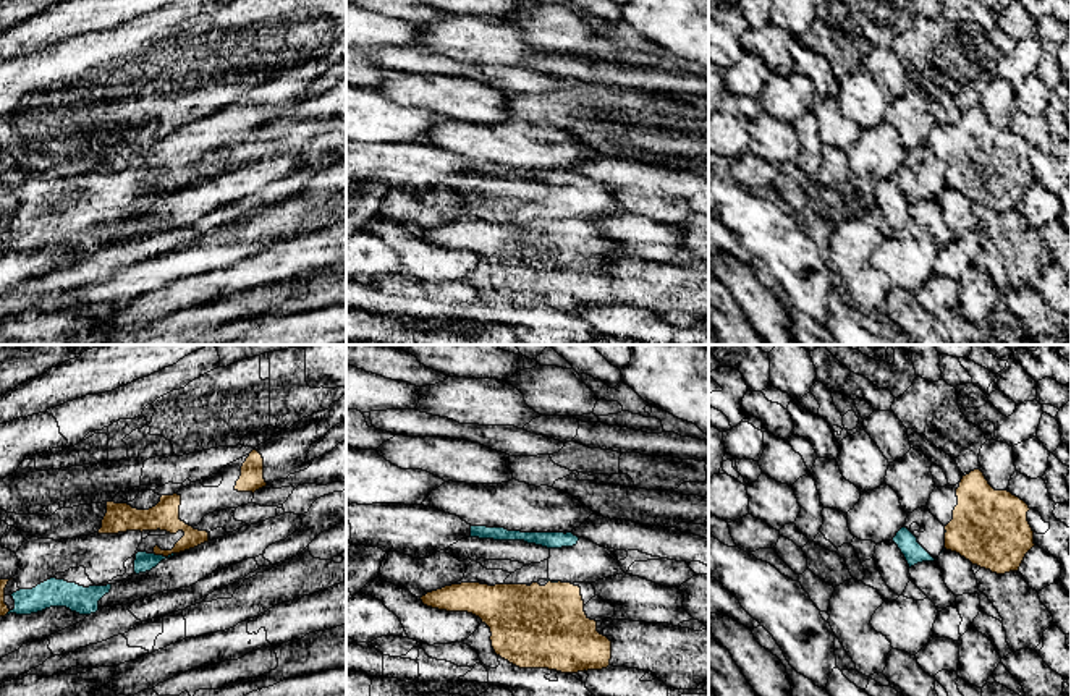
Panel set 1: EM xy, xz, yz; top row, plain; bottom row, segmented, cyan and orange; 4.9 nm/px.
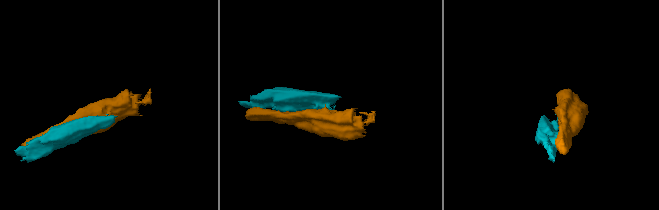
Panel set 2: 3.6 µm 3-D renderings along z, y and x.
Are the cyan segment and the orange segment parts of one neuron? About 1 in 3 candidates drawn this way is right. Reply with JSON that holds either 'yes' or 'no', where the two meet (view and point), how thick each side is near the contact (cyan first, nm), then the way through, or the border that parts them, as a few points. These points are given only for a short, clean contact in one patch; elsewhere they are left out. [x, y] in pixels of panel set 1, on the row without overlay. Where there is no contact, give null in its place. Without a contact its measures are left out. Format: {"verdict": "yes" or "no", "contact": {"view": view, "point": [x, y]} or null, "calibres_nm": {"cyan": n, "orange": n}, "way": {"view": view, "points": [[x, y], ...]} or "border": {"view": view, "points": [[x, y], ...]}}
{"verdict": "no", "contact": {"view": "xy", "point": [165, 195]}, "calibres_nm": {"cyan": 100, "orange": 140}, "border": {"view": "xy", "points": [[154, 190], [164, 193], [175, 191]]}}

